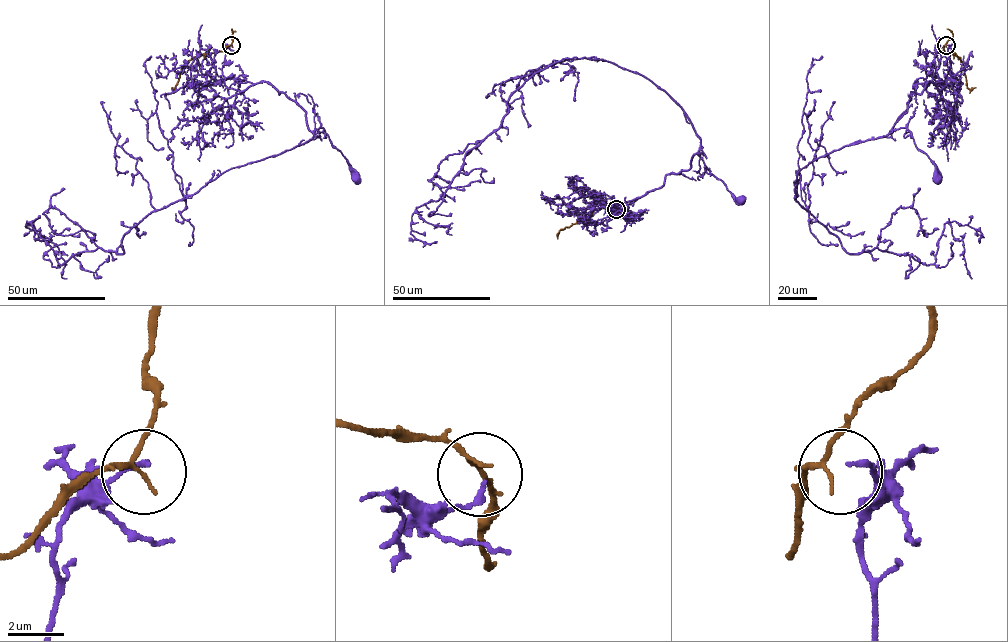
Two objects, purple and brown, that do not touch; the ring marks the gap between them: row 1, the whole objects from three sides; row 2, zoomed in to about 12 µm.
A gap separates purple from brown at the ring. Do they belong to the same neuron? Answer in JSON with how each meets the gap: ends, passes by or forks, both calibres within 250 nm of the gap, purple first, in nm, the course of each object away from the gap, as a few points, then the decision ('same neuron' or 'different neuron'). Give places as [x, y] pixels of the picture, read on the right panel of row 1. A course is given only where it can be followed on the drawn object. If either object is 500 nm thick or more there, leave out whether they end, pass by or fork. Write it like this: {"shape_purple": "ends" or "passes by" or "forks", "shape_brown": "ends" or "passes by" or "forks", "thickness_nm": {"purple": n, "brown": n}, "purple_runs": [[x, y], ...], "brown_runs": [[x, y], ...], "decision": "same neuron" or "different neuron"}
{"shape_purple": "ends", "shape_brown": "passes by", "thickness_nm": {"purple": 200, "brown": 120}, "purple_runs": [[947, 45], [946, 85], [939, 91], [929, 81], [920, 94], [911, 92], [891, 131], [910, 132], [936, 178]], "brown_runs": [[946, 46], [942, 51], [953, 54], [963, 64], [967, 87], [976, 87]], "decision": "different neuron"}

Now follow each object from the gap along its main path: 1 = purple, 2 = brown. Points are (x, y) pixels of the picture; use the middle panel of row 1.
1: (617, 210), (607, 211), (659, 188), (667, 174), (687, 170), (695, 154), (710, 173), (741, 199)
2: (617, 209), (603, 205), (596, 208), (583, 220), (560, 230), (557, 239)

